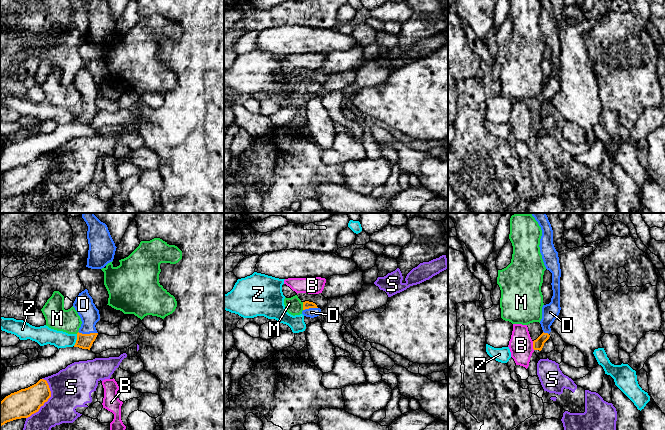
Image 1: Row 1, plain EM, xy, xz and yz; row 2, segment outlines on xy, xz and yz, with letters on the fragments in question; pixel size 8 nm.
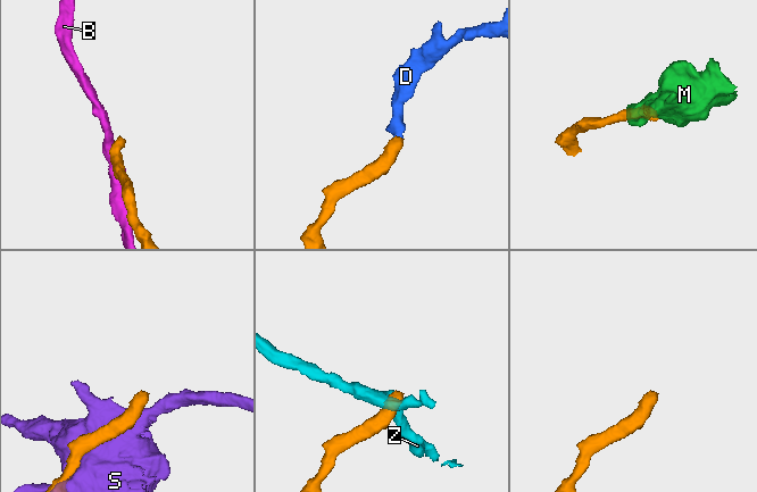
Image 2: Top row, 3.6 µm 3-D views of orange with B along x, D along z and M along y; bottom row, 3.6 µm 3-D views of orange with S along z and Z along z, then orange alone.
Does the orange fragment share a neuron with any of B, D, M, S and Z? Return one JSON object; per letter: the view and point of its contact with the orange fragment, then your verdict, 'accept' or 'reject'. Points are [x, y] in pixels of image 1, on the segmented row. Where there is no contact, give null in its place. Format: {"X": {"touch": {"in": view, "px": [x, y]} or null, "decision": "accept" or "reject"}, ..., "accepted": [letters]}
{"B": {"touch": {"in": "yz", "px": [533, 345]}, "decision": "reject"}, "D": {"touch": {"in": "xy", "px": [88, 334]}, "decision": "accept"}, "M": {"touch": {"in": "xz", "px": [303, 306]}, "decision": "reject"}, "S": {"touch": {"in": "xy", "px": [47, 400]}, "decision": "reject"}, "Z": {"touch": {"in": "xy", "px": [76, 340]}, "decision": "reject"}, "accepted": ["D"]}

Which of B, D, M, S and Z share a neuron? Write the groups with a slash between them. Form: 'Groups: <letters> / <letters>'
Groups: B / D / M / S / Z

